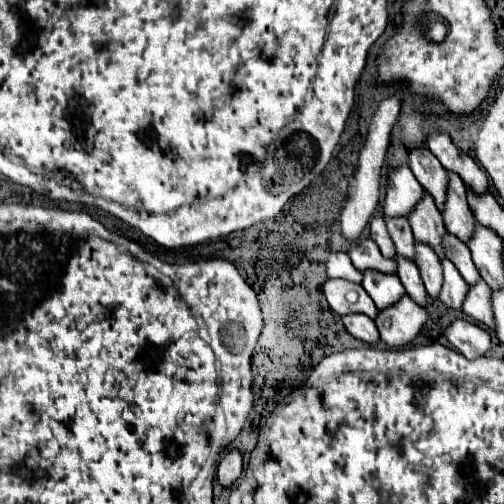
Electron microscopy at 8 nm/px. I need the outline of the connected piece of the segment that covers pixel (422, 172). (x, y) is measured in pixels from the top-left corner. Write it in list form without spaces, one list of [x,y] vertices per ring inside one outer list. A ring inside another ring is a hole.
[[[416,147],[410,151],[410,169],[414,171],[420,185],[434,197],[436,207],[442,209],[444,197],[446,197],[446,185],[448,185],[448,173],[444,167],[440,167],[440,161],[432,151],[426,147]]]

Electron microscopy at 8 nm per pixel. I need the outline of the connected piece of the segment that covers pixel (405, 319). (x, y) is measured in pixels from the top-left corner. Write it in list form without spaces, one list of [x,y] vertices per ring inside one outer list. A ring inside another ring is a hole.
[[[402,295],[398,303],[378,313],[376,327],[380,331],[380,339],[386,345],[400,347],[410,343],[420,333],[426,319],[426,309],[420,307],[410,295]]]

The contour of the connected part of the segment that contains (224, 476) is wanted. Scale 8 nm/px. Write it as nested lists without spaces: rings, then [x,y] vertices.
[[[230,449],[222,455],[222,461],[218,465],[218,483],[222,485],[228,485],[232,487],[240,475],[242,475],[242,469],[244,467],[244,459],[242,459],[242,453],[240,449]]]

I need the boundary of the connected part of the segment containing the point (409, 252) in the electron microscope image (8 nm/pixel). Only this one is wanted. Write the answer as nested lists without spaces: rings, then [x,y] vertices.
[[[384,215],[388,233],[396,245],[396,253],[408,259],[414,259],[414,235],[406,217],[388,217]]]

